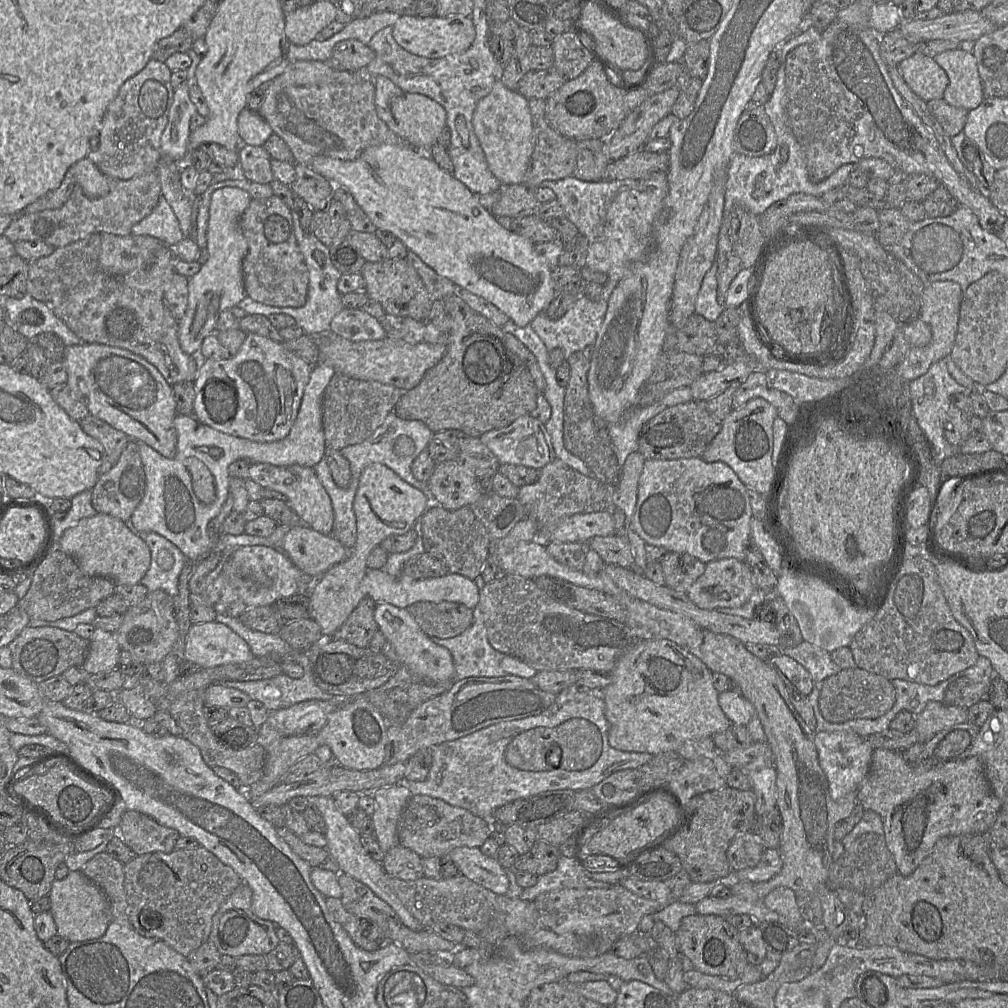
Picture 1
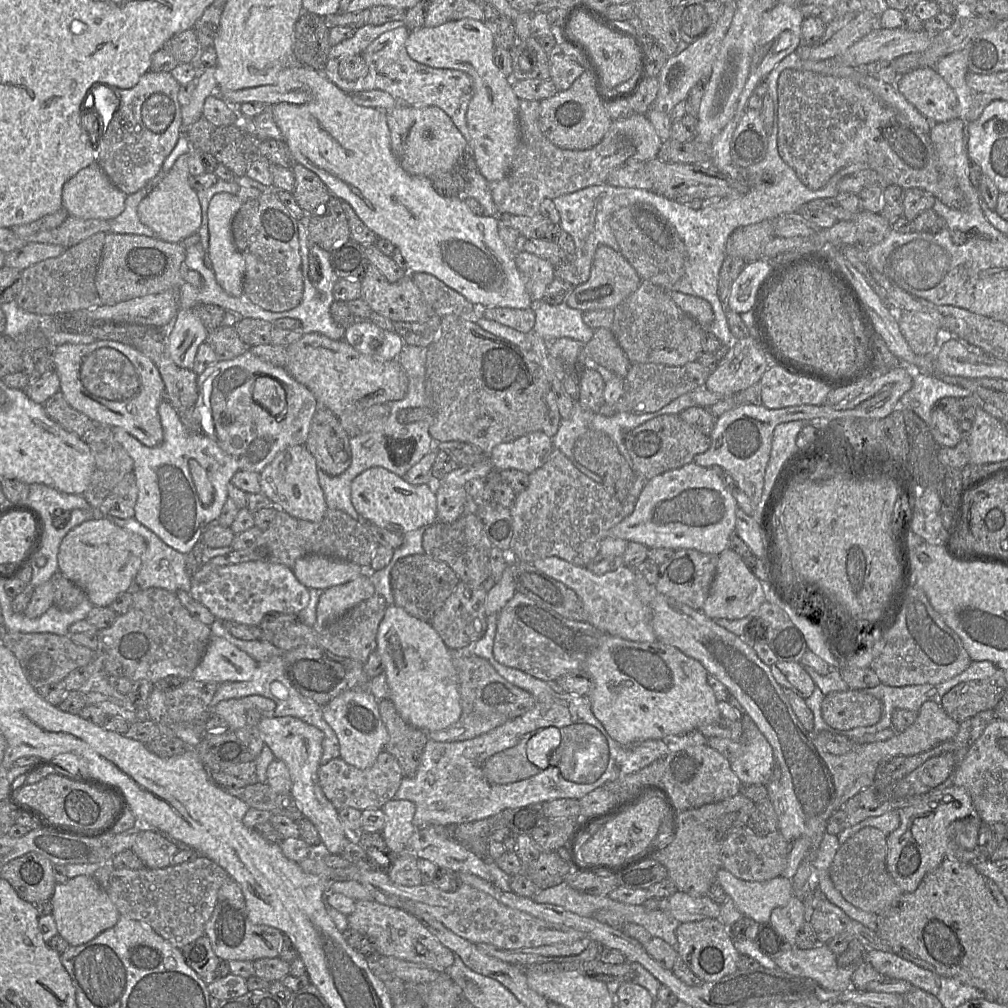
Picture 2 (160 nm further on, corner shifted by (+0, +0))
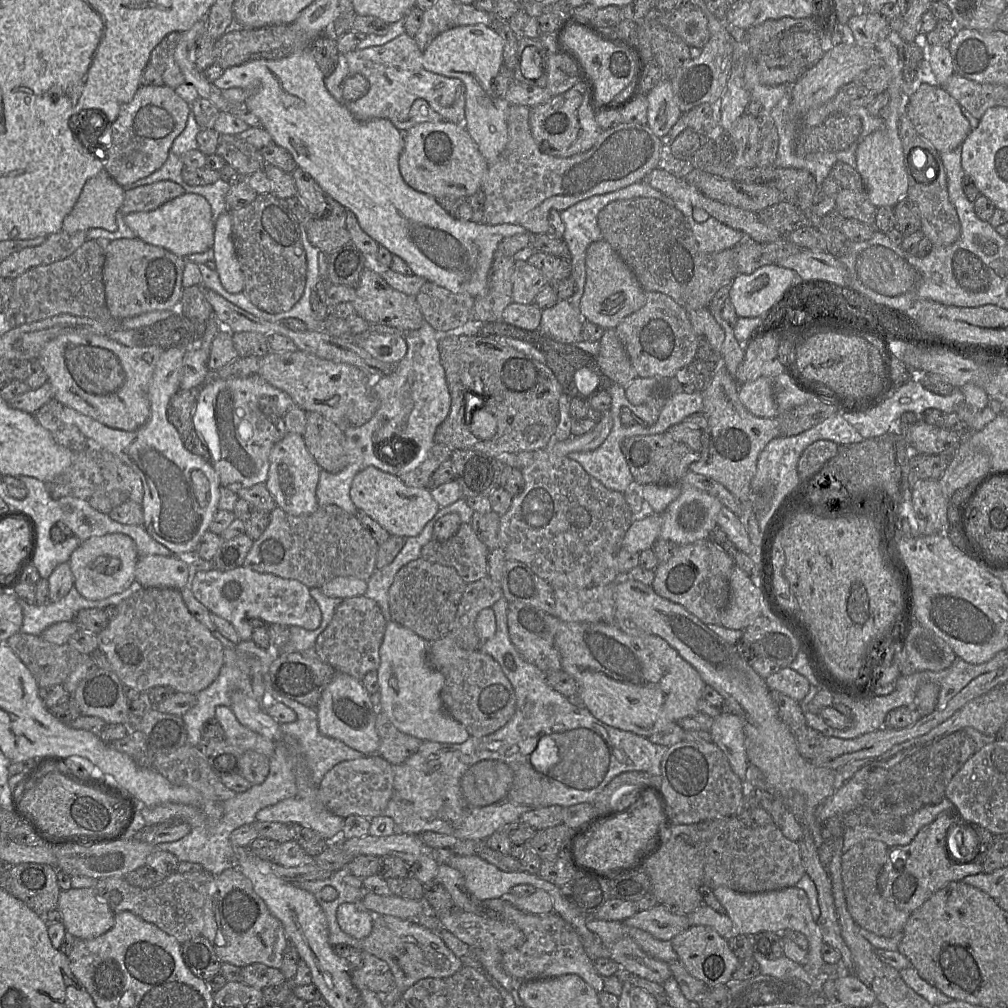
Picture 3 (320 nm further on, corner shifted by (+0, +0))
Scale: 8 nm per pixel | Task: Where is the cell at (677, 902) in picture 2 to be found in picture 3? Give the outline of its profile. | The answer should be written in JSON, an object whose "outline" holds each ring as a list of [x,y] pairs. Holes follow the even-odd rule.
{"outline":[[[662,904],[638,911],[622,922],[626,926],[644,930],[657,939],[668,941],[690,927],[687,915],[676,914]]]}

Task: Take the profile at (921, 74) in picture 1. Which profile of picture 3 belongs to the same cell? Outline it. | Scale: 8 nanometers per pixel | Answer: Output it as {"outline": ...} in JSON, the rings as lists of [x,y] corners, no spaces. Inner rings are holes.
{"outline":[[[919,82],[907,98],[906,112],[917,132],[929,141],[937,152],[949,152],[962,146],[972,128],[961,111],[960,104],[941,86]]]}

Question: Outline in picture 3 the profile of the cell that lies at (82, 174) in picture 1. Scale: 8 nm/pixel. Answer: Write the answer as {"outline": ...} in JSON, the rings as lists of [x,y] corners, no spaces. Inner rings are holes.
{"outline":[[[104,169],[85,183],[74,208],[63,220],[62,230],[68,234],[93,228],[116,231],[116,214],[124,197],[124,188]]]}

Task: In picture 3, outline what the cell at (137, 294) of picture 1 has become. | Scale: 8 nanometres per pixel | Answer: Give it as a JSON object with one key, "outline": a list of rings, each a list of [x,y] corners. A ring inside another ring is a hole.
{"outline":[[[179,389],[170,399],[167,419],[176,428],[180,437],[195,433],[192,416],[197,403],[198,389]]]}

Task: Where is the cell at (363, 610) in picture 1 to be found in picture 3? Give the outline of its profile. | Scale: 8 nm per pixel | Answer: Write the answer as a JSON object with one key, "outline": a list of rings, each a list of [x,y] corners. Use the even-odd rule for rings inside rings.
{"outline":[[[361,595],[343,599],[328,626],[317,637],[312,653],[336,671],[362,680],[368,672],[377,671],[379,667],[379,649],[386,623],[380,607],[371,598]]]}

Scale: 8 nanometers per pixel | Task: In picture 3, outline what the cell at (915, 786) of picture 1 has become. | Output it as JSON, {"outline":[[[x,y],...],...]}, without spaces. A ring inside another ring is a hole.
{"outline":[[[954,806],[953,809],[940,813],[932,823],[921,828],[910,844],[888,848],[886,862],[878,879],[878,887],[885,900],[900,910],[912,913],[950,882],[962,881],[966,876],[983,872],[981,855],[970,862],[954,861],[948,855],[946,847],[948,831],[961,821],[964,820]]]}

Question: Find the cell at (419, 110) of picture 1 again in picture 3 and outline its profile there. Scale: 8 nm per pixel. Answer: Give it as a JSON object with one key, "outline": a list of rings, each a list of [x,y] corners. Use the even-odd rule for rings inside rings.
{"outline":[[[451,121],[424,122],[404,132],[404,149],[399,169],[405,183],[434,198],[466,199],[482,190],[489,164],[477,144],[461,124]]]}

